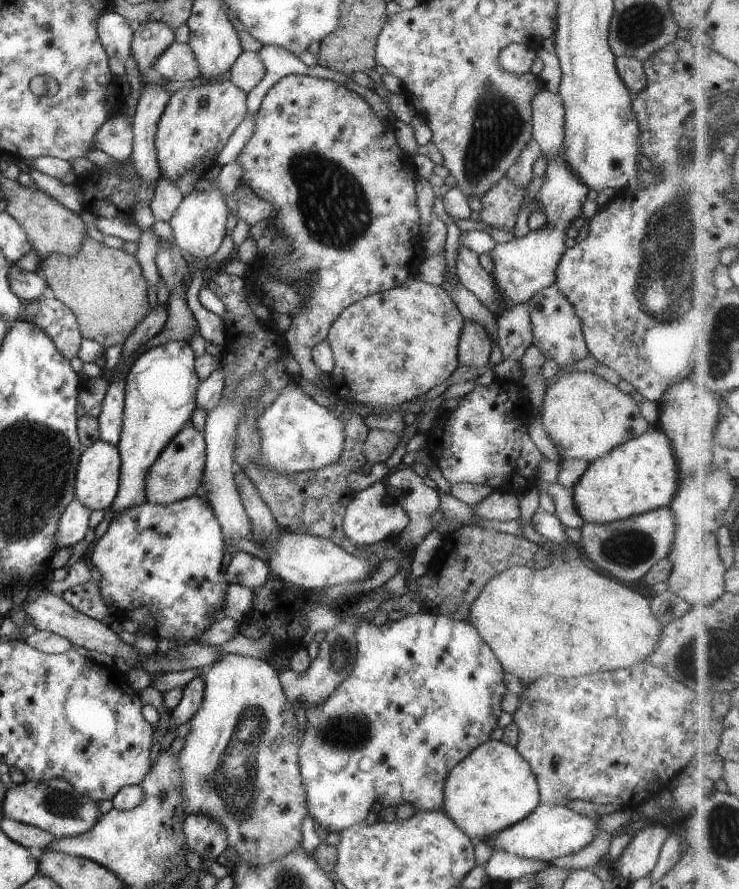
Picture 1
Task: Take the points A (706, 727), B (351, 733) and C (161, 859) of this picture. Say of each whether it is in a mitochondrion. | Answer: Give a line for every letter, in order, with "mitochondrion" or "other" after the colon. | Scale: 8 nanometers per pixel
A: other
B: mitochondrion
C: mitochondrion

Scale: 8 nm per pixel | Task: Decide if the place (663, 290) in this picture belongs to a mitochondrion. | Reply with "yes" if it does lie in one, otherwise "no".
yes

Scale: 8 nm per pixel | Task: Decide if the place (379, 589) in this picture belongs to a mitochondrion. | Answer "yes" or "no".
no

